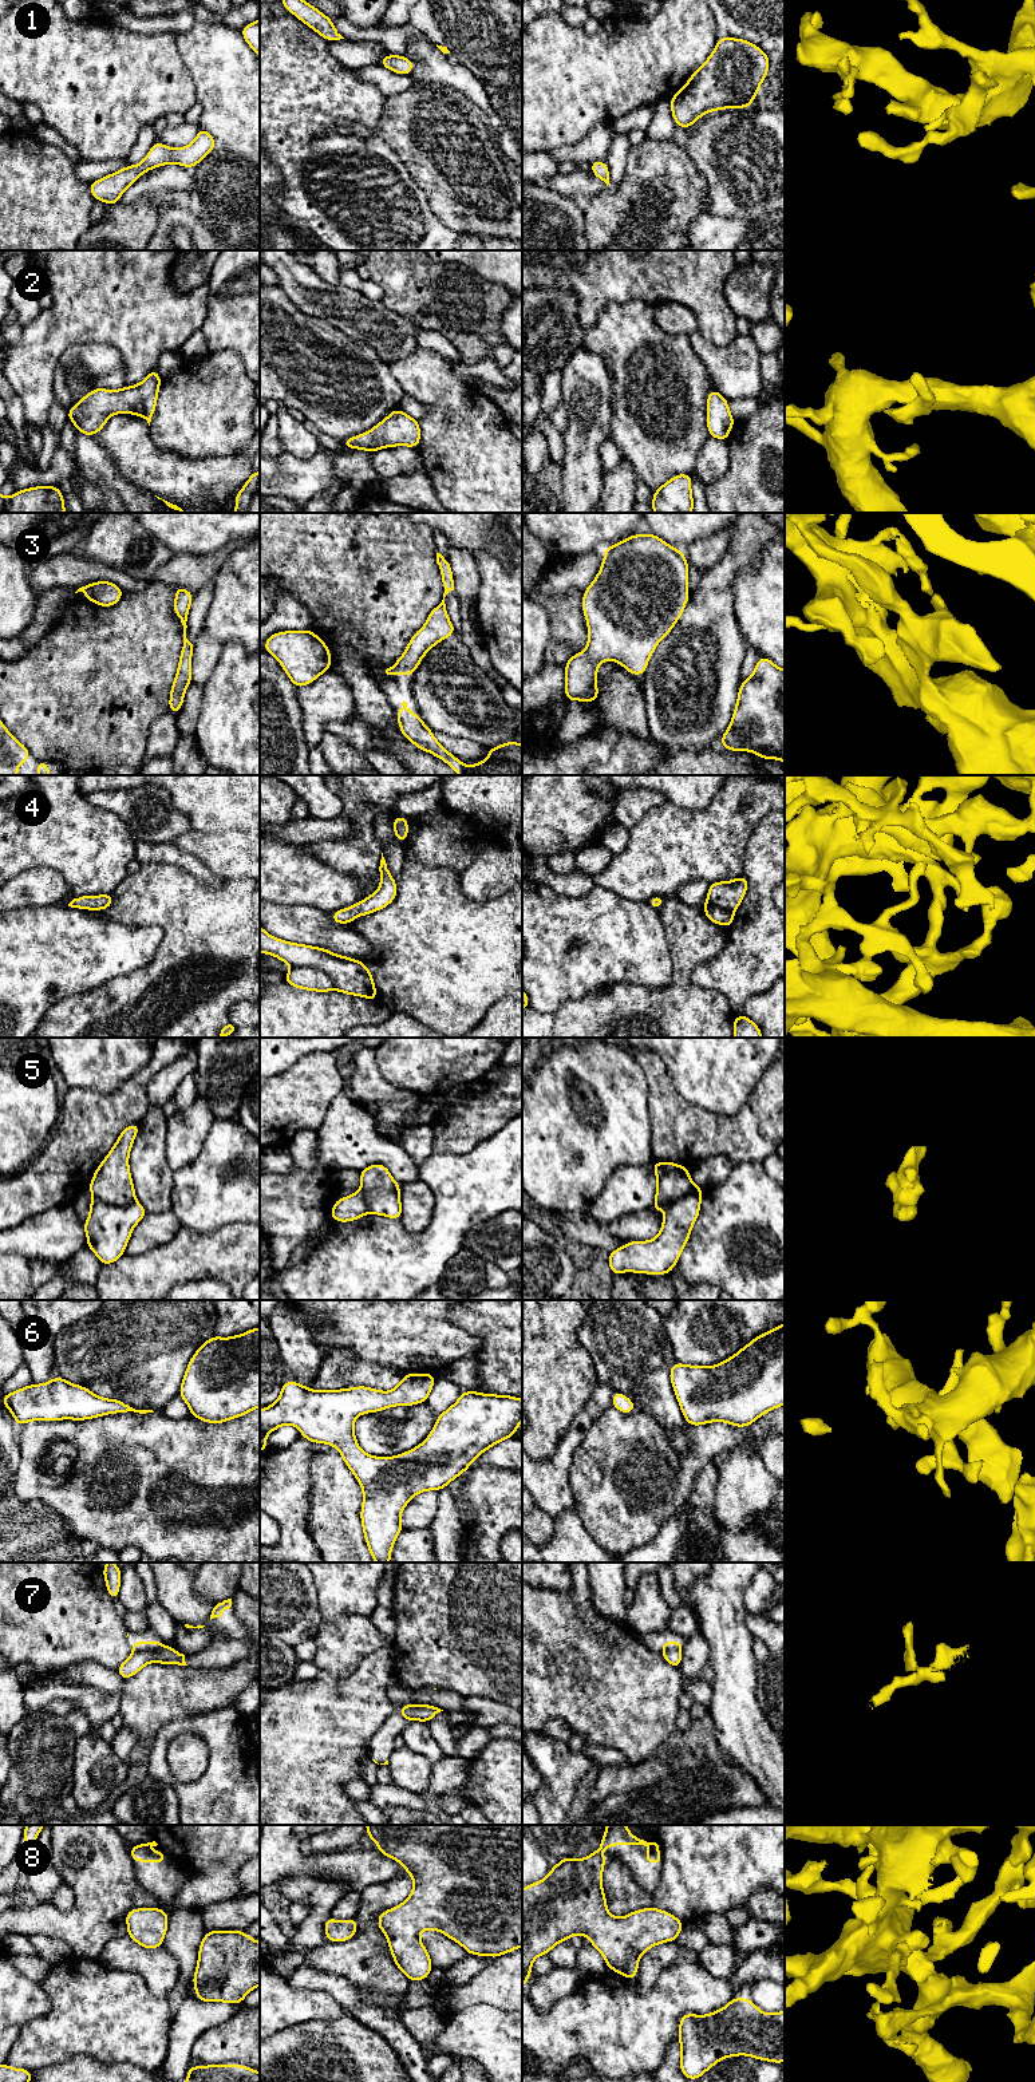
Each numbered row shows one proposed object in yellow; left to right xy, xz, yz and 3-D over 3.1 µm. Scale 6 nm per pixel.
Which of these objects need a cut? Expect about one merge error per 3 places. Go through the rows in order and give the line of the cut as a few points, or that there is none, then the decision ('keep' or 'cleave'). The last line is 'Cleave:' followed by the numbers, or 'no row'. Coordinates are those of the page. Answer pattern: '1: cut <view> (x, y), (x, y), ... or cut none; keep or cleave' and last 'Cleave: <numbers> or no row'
1: cut none; keep
2: cut none; keep
3: cut none; keep
4: cut none; keep
5: cut xy (93, 1194), (114, 1205), (129, 1205), (135, 1200); cleave
6: cut none; keep
7: cut xz (418, 1706), (410, 1706), (405, 1715); cleave
8: cut none; keep
Cleave: 5, 7

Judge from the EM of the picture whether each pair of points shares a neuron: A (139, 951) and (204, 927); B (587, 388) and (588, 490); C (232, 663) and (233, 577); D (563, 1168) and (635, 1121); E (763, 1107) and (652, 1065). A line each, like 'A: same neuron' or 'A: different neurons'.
A: different neurons
B: same neuron
C: different neurons
D: same neuron
E: same neuron

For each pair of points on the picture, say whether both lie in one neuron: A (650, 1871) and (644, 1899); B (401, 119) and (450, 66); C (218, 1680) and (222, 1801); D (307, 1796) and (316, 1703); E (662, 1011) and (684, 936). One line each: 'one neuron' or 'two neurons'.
A: two neurons
B: two neurons
C: two neurons
D: one neuron
E: one neuron

